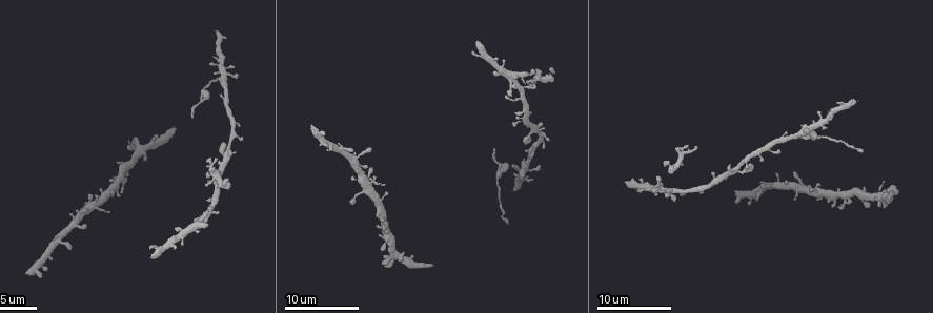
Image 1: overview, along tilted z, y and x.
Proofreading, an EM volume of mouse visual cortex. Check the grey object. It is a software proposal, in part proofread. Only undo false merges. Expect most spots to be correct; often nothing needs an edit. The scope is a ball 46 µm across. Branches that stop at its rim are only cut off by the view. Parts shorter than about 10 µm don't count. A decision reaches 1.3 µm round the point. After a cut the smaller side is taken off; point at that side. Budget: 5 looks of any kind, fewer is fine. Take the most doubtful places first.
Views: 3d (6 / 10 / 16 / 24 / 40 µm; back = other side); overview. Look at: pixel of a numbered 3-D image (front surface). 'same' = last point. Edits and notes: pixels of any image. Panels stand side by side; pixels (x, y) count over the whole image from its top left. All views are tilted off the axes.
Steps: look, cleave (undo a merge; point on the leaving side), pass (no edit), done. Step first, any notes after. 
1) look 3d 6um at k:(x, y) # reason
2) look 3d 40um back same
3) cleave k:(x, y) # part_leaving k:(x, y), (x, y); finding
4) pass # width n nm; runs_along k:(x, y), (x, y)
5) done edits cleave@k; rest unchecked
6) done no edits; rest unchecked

look 3d 10um at 1:(361, 172) # thin neck

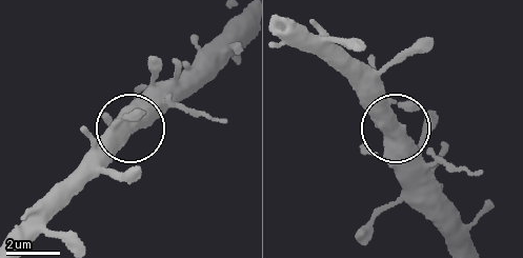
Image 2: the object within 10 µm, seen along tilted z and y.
look 3d 10um back at 2:(401, 128)

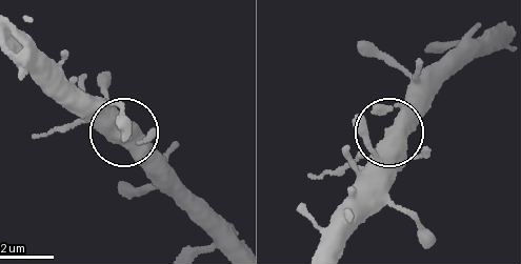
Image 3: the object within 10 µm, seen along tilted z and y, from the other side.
pass # all the same cell

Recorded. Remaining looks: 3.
look 3d 6um at 1:(382, 206) # narrows sharply

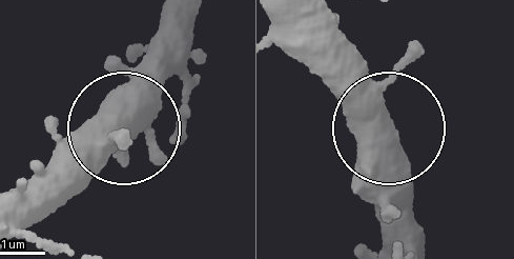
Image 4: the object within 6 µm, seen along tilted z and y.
pass # one cell here

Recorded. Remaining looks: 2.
look 3d 6um at 1:(824, 135) # calibre changes

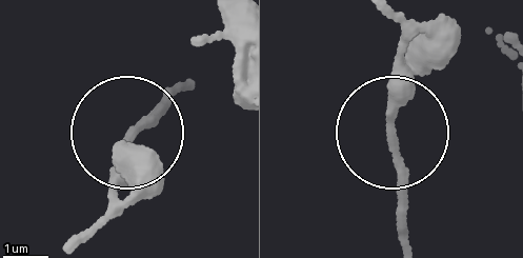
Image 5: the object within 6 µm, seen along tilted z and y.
pass # one cell here

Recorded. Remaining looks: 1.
done no edits; rest unchecked

